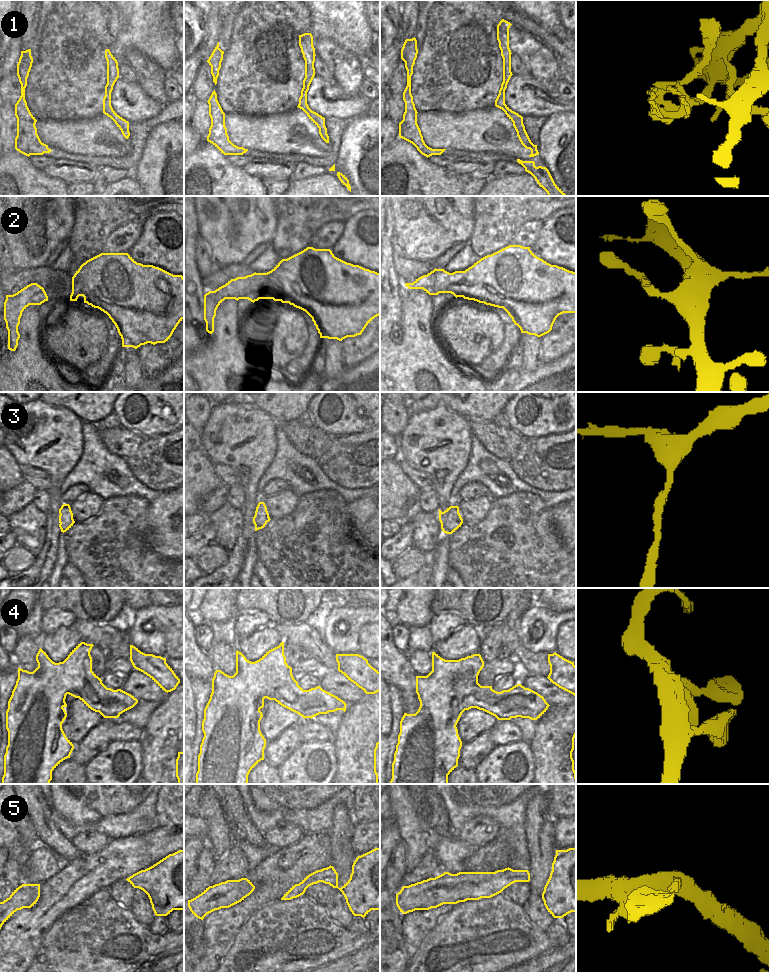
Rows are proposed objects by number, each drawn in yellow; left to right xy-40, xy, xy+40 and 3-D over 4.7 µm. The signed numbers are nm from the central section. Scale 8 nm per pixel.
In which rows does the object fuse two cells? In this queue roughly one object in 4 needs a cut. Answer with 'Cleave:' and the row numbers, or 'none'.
Cleave: none

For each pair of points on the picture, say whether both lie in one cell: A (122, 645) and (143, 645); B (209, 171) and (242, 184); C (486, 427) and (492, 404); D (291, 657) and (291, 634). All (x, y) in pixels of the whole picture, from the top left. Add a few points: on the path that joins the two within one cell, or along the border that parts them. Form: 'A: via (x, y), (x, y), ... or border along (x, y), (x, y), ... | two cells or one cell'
A: border along (127, 634), (131, 644) | two cells
B: via (217, 179), (222, 184), (234, 184) | one cell
C: border along (469, 419), (487, 419), (490, 421) | two cells
D: border along (284, 642), (296, 644), (302, 649) | two cells

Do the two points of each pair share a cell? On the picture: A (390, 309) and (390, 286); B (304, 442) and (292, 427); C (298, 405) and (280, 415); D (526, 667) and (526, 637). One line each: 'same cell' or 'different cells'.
A: same cell
B: same cell
C: same cell
D: different cells

